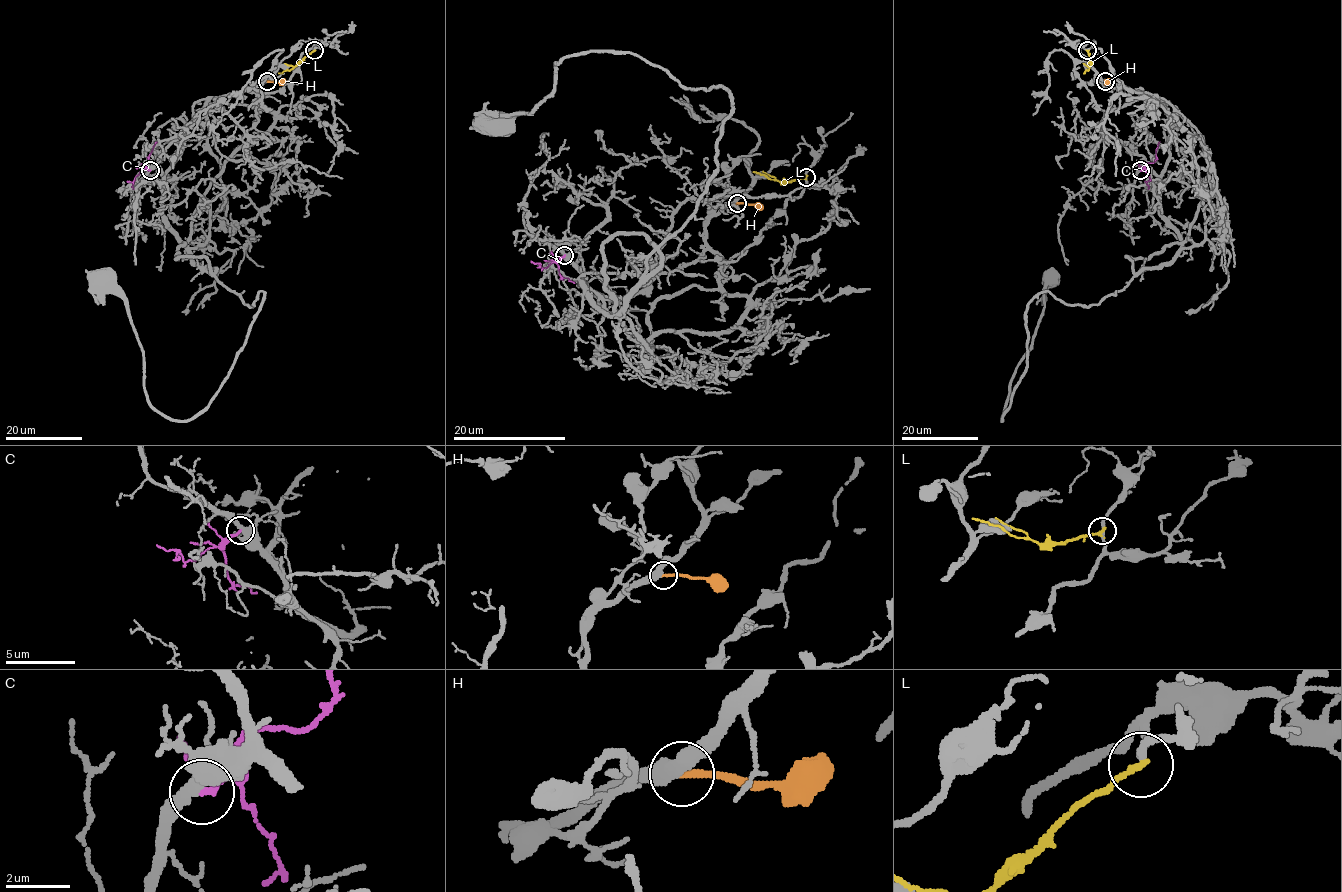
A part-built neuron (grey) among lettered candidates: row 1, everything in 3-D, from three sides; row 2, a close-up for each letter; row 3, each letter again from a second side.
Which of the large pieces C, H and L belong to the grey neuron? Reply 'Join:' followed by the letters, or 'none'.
Join: H

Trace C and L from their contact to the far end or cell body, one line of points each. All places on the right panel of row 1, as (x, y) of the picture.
C: (1140, 170), (1156, 159), (1159, 142)
L: (1087, 50), (1090, 65), (1084, 73)

